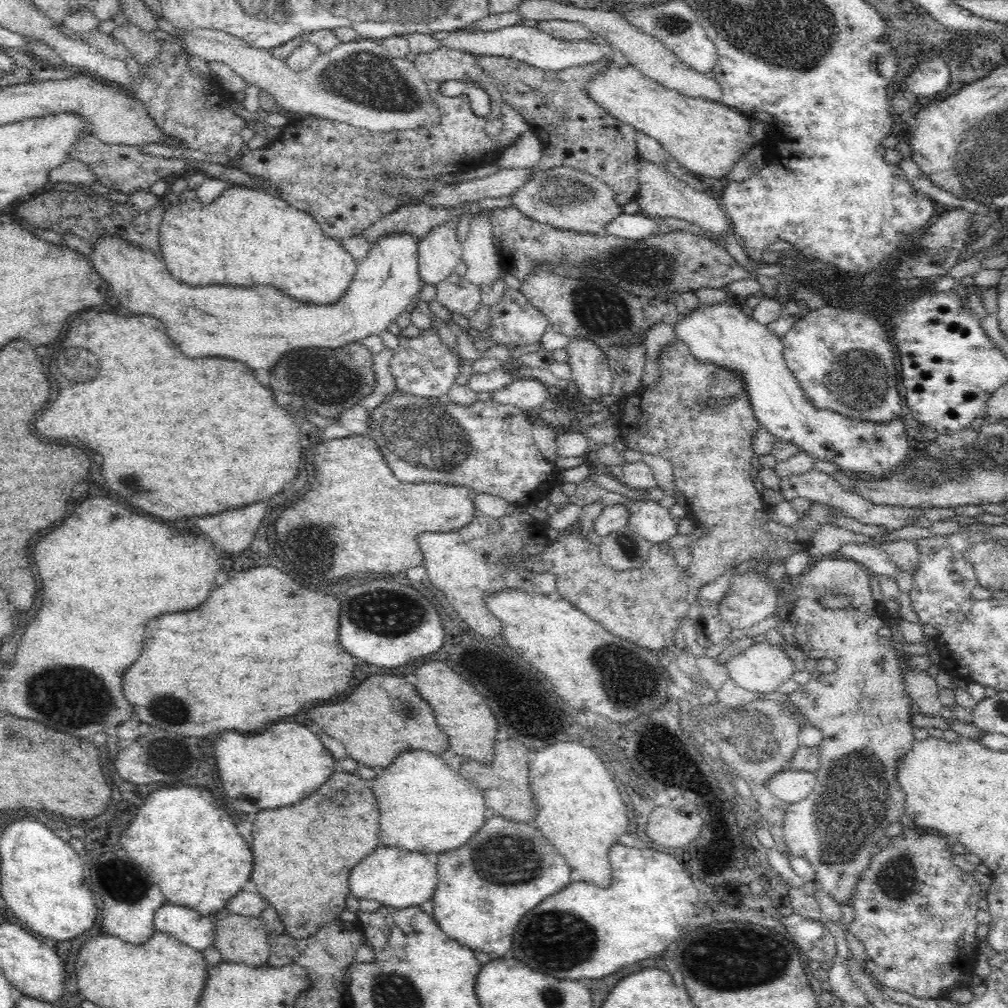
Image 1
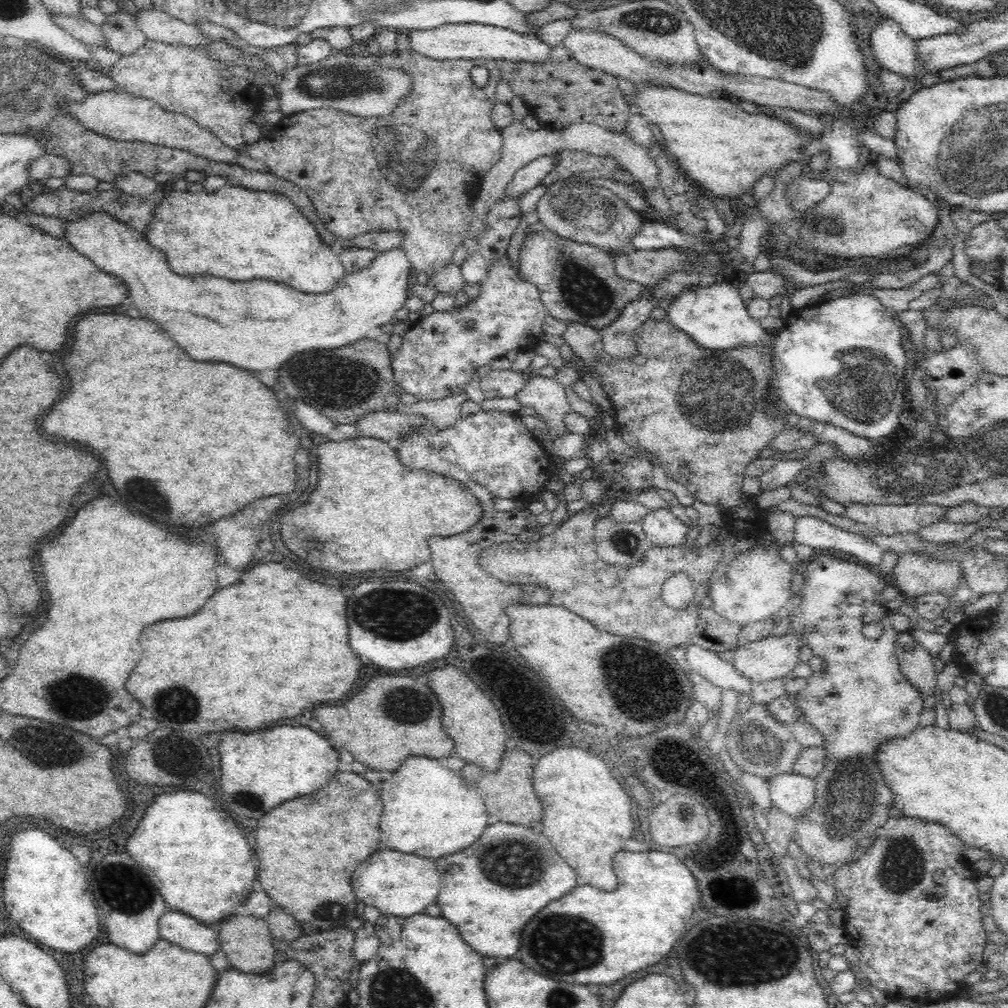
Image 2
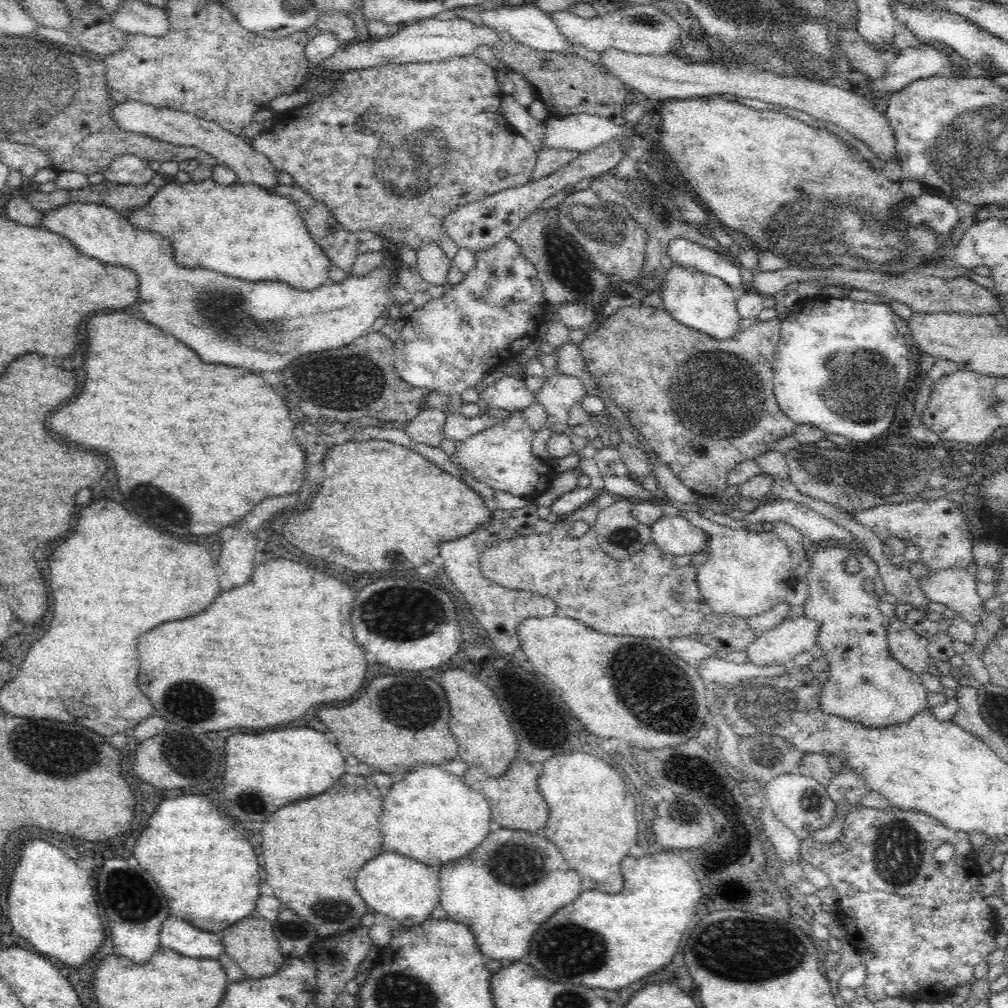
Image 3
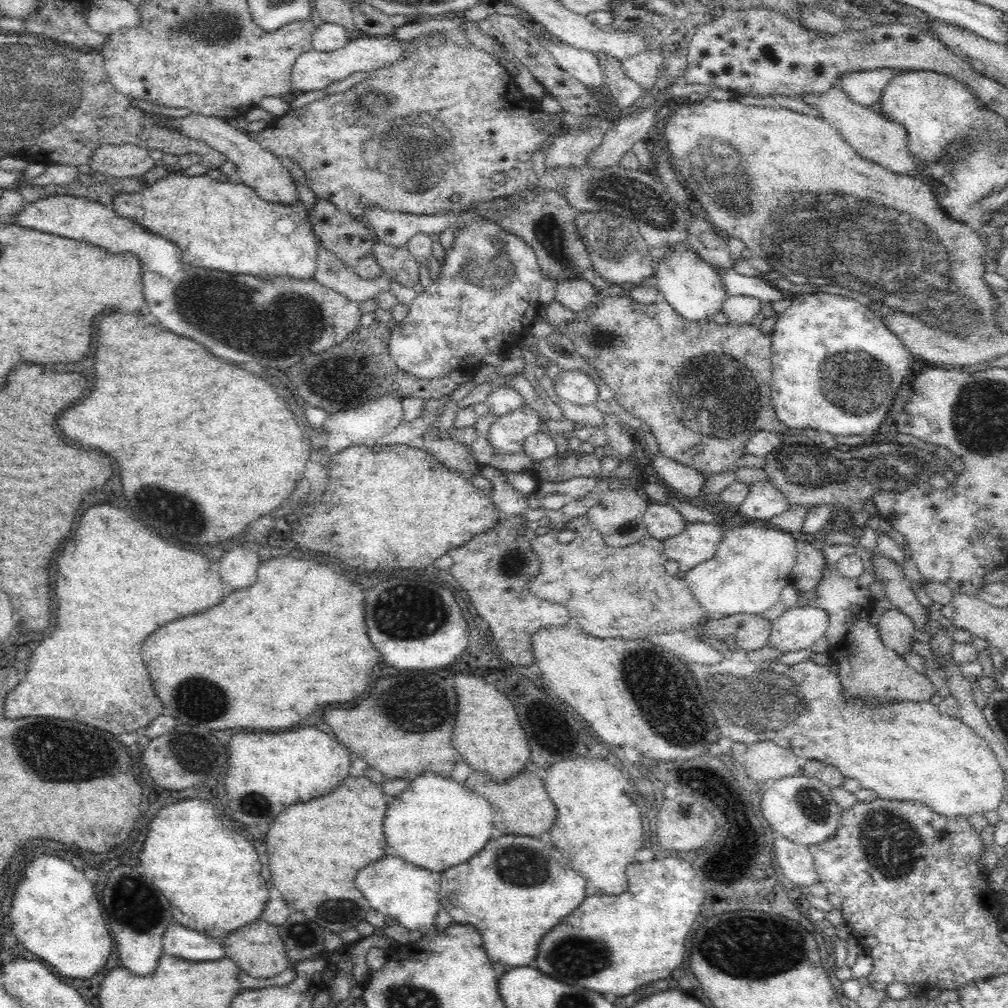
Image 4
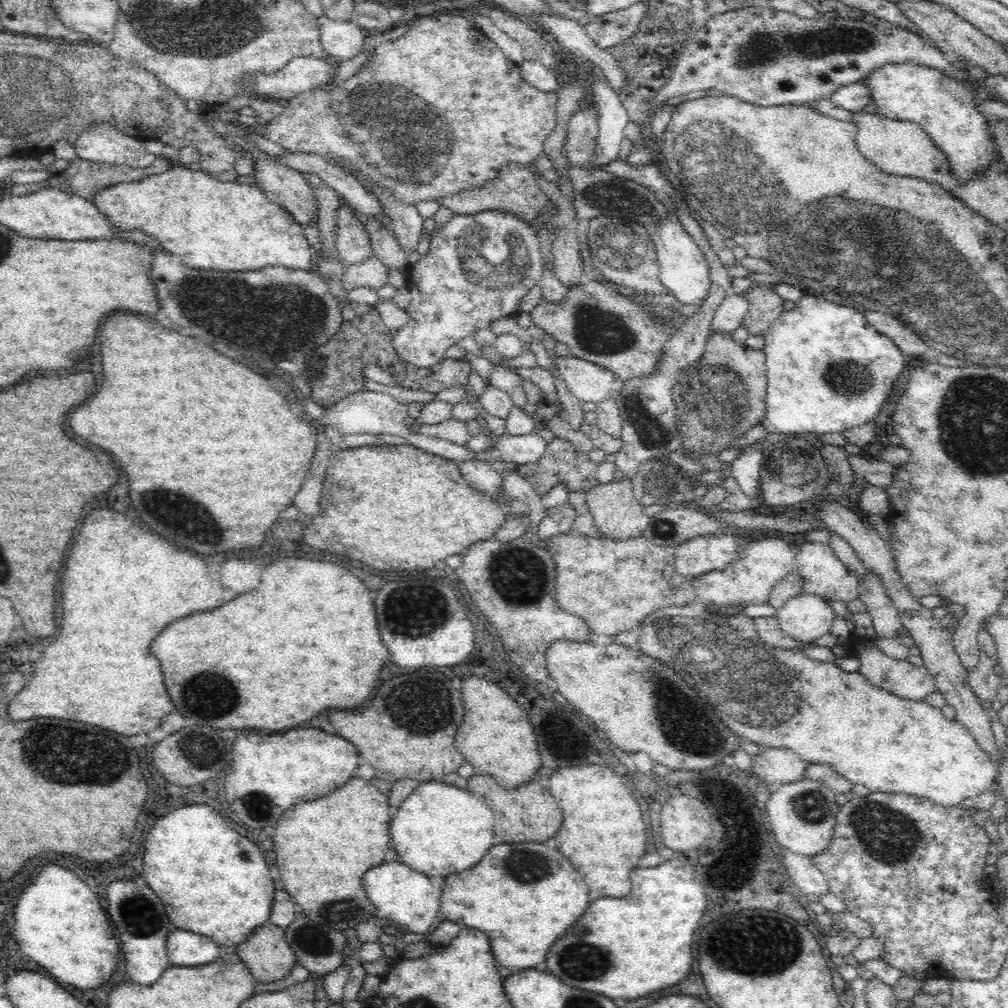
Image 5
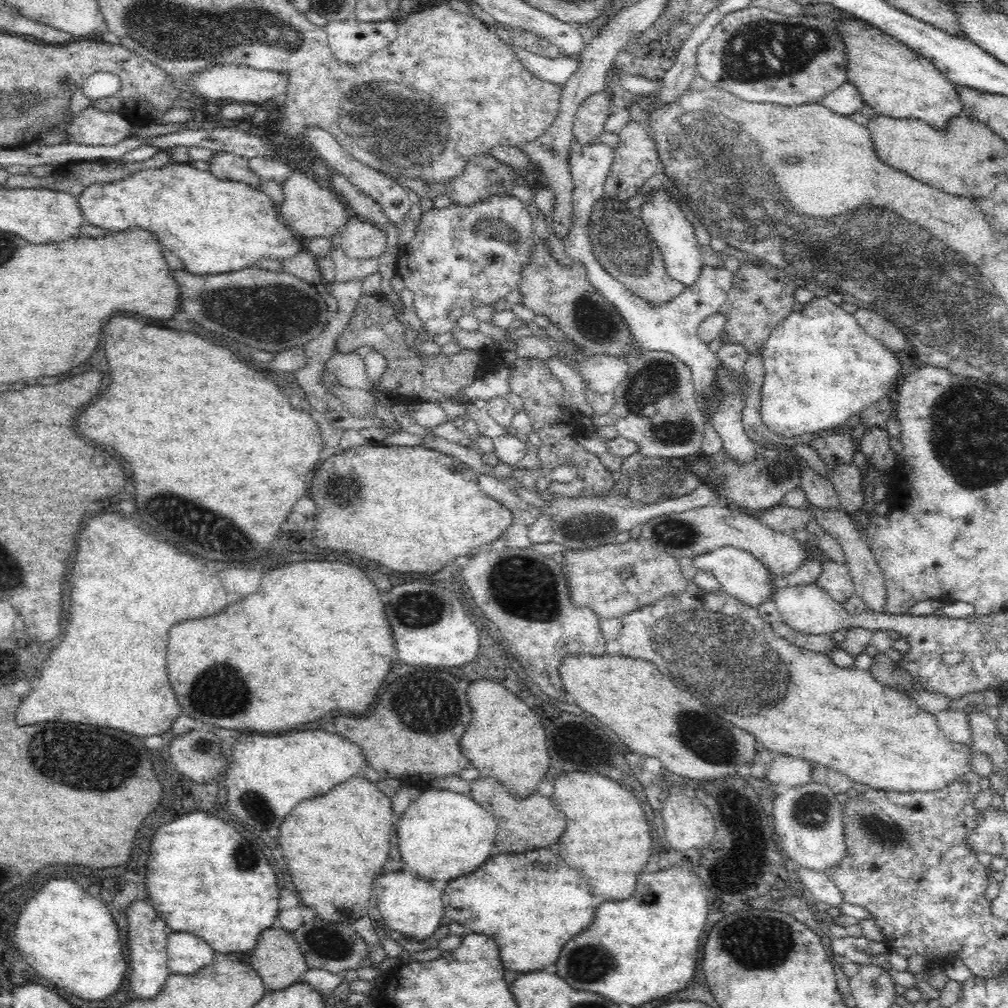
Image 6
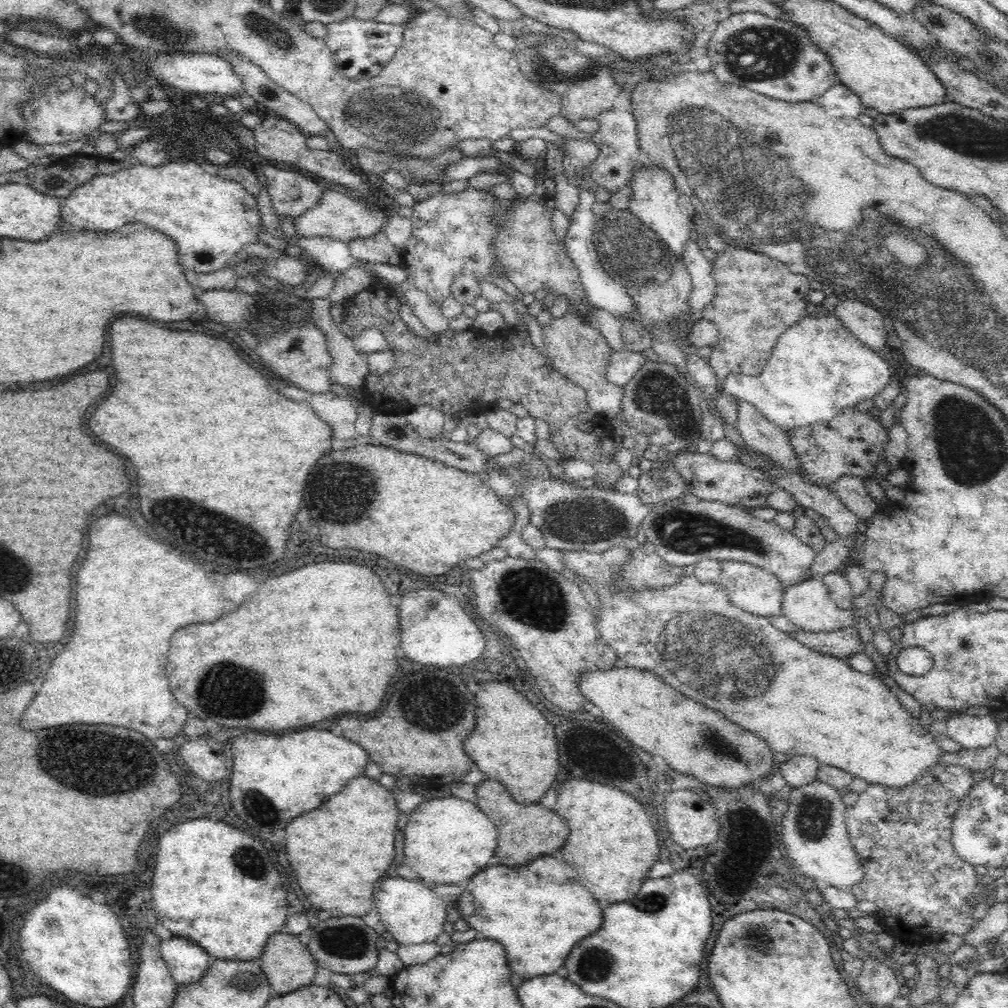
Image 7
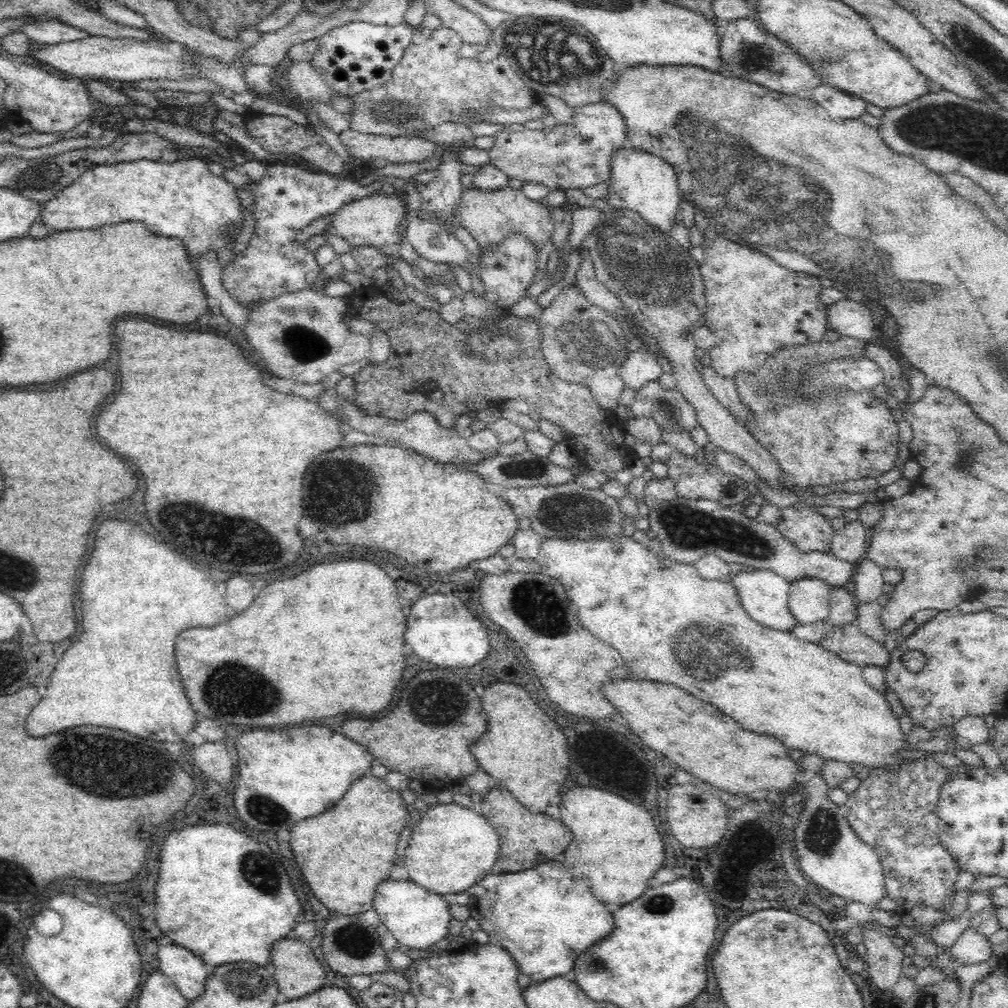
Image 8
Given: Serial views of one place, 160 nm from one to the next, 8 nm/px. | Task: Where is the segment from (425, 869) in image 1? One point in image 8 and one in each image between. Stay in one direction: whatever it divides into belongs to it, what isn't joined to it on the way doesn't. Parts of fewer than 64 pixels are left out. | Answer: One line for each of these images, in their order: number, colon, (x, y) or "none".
2: (397, 883)
3: (406, 890)
4: (408, 893)
5: (403, 895)
6: (412, 905)
7: (409, 910)
8: (418, 918)

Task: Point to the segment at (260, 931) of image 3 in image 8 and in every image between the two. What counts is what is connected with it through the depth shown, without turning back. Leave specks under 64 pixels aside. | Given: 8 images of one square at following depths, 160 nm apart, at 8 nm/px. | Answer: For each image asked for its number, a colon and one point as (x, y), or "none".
4: (256, 948)
5: (265, 952)
6: (276, 957)
7: (286, 961)
8: (295, 969)

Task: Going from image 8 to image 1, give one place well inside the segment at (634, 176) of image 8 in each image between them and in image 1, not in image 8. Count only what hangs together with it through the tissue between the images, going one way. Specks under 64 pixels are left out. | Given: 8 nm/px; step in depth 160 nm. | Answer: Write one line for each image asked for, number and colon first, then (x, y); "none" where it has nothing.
1: (726, 335)
2: (716, 318)
3: (702, 302)
4: (694, 289)
5: (684, 272)
6: (674, 235)
7: (654, 201)

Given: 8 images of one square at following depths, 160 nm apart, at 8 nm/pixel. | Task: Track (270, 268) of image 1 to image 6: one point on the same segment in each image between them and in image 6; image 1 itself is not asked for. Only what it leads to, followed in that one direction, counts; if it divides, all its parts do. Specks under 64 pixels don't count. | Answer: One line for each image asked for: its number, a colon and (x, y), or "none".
2: (236, 233)
3: (242, 230)
4: (240, 233)
5: (218, 225)
6: (214, 226)

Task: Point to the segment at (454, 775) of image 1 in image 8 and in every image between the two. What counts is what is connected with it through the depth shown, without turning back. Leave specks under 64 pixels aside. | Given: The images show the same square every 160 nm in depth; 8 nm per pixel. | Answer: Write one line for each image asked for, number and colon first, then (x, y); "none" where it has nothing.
2: (431, 811)
3: (431, 815)
4: (436, 822)
5: (439, 829)
6: (442, 835)
7: (448, 840)
8: (451, 847)

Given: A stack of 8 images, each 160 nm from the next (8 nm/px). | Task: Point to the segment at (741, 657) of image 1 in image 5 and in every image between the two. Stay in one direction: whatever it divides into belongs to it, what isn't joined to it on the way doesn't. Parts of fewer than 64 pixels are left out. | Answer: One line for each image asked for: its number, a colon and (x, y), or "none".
2: (774, 657)
3: (778, 646)
4: (797, 629)
5: (806, 617)

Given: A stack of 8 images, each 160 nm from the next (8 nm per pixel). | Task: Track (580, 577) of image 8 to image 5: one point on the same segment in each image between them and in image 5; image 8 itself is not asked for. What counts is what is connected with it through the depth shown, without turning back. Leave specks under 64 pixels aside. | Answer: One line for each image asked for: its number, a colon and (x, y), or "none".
5: (774, 697)
6: (793, 701)
7: (690, 634)

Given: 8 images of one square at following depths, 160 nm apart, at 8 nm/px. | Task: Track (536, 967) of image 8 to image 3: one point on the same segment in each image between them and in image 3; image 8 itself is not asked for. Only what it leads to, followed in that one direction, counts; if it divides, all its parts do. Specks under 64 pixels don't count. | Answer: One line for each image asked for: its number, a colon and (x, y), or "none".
3: (503, 890)
4: (516, 888)
5: (522, 895)
6: (549, 903)
7: (547, 911)

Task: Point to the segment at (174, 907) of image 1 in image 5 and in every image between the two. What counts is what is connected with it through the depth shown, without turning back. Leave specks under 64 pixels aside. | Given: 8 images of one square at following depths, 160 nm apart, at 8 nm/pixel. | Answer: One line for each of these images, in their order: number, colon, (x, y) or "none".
2: (180, 928)
3: (182, 936)
4: (180, 941)
5: (184, 948)

